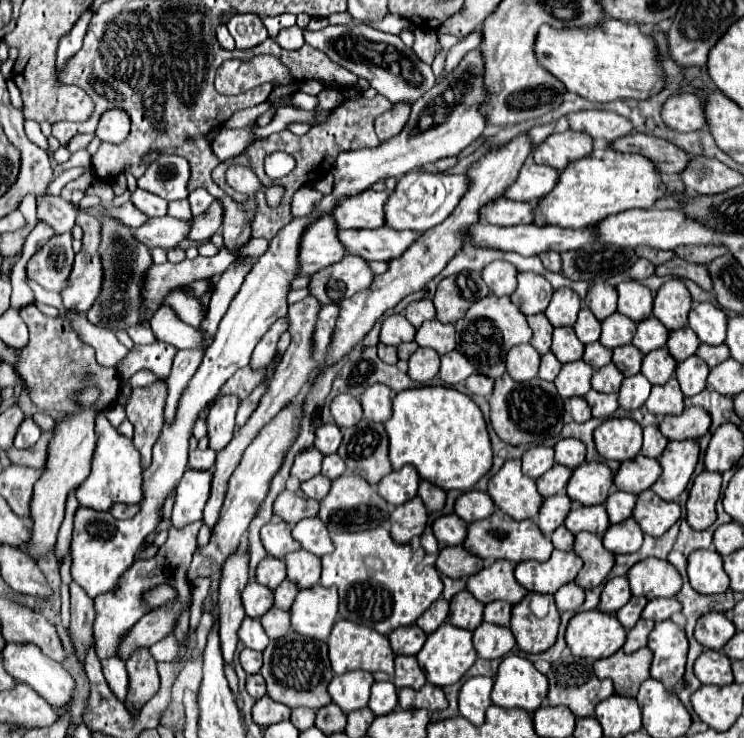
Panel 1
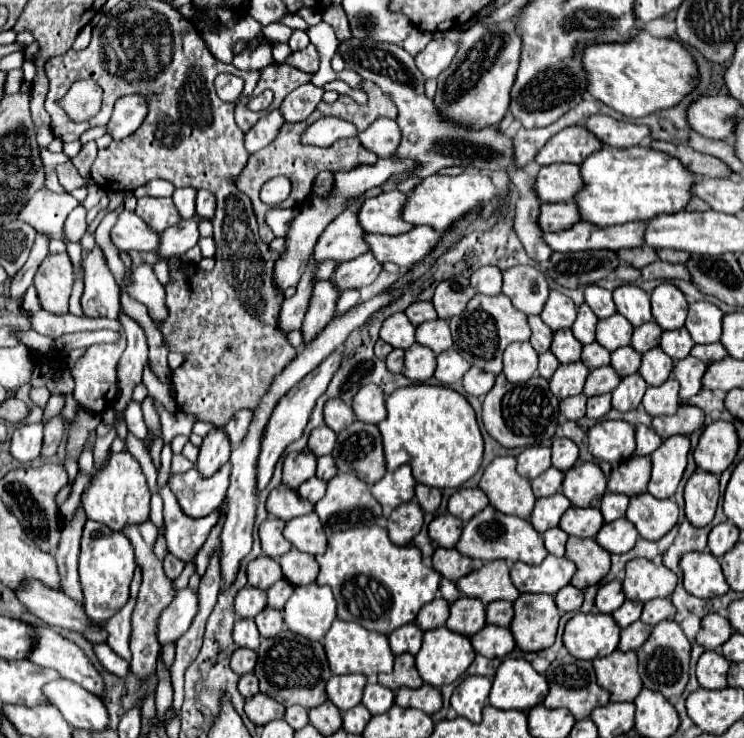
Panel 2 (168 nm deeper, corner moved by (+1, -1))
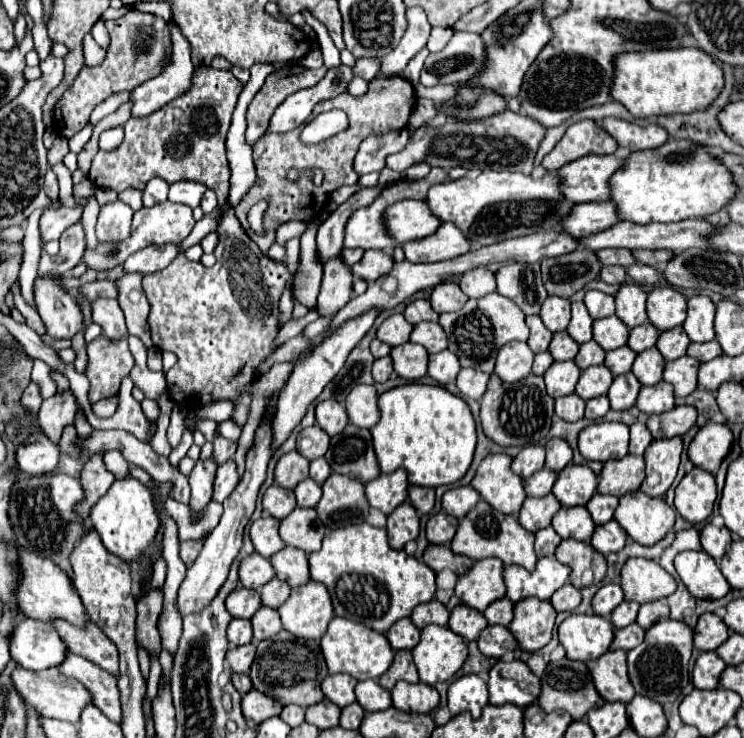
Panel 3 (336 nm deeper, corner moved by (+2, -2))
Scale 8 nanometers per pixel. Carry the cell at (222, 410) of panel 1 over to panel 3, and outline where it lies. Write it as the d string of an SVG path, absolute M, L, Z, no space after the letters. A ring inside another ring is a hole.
M212 457L196 461L196 465L190 473L190 489L192 489L190 507L192 507L192 511L200 511L210 501L216 469L218 469L218 465L212 463Z

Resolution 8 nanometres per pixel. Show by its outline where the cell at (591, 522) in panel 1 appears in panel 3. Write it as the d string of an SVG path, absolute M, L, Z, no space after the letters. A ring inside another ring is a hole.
M562 507L552 519L552 527L562 539L576 541L588 541L596 529L586 507Z

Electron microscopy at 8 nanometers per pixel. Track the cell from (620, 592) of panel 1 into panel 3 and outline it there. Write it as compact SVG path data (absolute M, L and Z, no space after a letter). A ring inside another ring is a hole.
M606 583L606 585L602 585L602 587L598 589L598 593L594 595L594 599L592 599L592 609L594 609L596 615L602 615L602 617L604 617L604 615L610 615L612 609L618 607L622 601L624 601L622 589L620 589L618 585L614 585L614 583Z

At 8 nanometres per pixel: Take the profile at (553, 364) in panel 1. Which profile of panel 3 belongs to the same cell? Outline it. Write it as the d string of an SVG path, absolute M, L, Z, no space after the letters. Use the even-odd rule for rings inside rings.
M548 351L538 353L538 355L536 355L536 359L534 359L532 373L536 373L536 375L544 375L552 363L554 363L554 359L552 359L552 355L550 355Z

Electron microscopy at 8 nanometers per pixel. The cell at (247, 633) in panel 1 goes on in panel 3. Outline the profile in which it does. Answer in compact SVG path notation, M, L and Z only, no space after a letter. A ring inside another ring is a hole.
M232 619L228 625L230 647L252 643L252 625L248 619Z

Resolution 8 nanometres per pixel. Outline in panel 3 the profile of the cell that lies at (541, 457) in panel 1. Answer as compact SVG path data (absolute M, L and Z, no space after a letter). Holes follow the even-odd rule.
M528 445L524 447L512 461L512 471L520 475L522 479L534 475L544 467L544 447L540 445Z

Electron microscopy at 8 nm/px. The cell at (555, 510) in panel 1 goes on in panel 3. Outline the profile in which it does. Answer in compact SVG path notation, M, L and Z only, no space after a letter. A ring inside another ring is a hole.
M552 493L546 495L546 497L540 497L540 499L528 497L524 501L520 513L518 513L518 521L520 521L520 525L524 529L536 533L536 531L540 531L540 529L544 529L544 527L550 525L552 517L556 515L556 511L560 507L562 507L560 501Z

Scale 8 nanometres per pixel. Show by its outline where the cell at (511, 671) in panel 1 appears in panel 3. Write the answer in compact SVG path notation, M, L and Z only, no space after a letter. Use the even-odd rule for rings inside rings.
M498 661L490 669L490 703L492 705L518 705L528 707L540 695L540 679L528 669L524 661Z

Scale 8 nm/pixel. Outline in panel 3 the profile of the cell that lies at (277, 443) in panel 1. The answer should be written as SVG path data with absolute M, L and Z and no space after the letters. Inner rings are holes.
M368 311L364 313L360 319L352 319L344 325L340 325L328 339L322 341L322 345L316 347L316 351L312 351L312 355L308 355L304 361L300 361L290 379L286 381L282 393L280 393L280 399L278 399L278 405L276 405L276 413L274 413L274 419L272 419L272 451L280 449L280 445L288 439L288 435L294 431L294 427L300 425L302 417L306 415L306 409L308 405L318 399L318 395L324 391L324 387L334 379L334 375L344 367L350 351L360 343L360 339L368 333L368 329L372 327L374 319L376 319L376 311Z

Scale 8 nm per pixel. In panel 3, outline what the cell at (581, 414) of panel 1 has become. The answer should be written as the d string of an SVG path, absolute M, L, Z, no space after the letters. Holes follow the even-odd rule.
M576 393L556 399L556 415L564 421L578 421L584 417L584 399Z

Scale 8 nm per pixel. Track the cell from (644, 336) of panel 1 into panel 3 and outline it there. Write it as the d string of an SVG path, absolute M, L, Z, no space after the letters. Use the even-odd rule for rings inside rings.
M644 323L644 325L640 325L640 327L634 327L634 329L630 329L630 339L628 339L628 347L632 349L632 351L636 351L636 353L642 353L642 351L646 351L646 349L650 349L650 347L654 347L656 345L656 341L658 341L658 329L652 325L652 323Z

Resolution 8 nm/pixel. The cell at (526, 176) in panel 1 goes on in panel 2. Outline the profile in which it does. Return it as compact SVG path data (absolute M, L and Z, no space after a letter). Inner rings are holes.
M549 164L543 166L535 182L541 202L569 202L583 188L579 164Z

